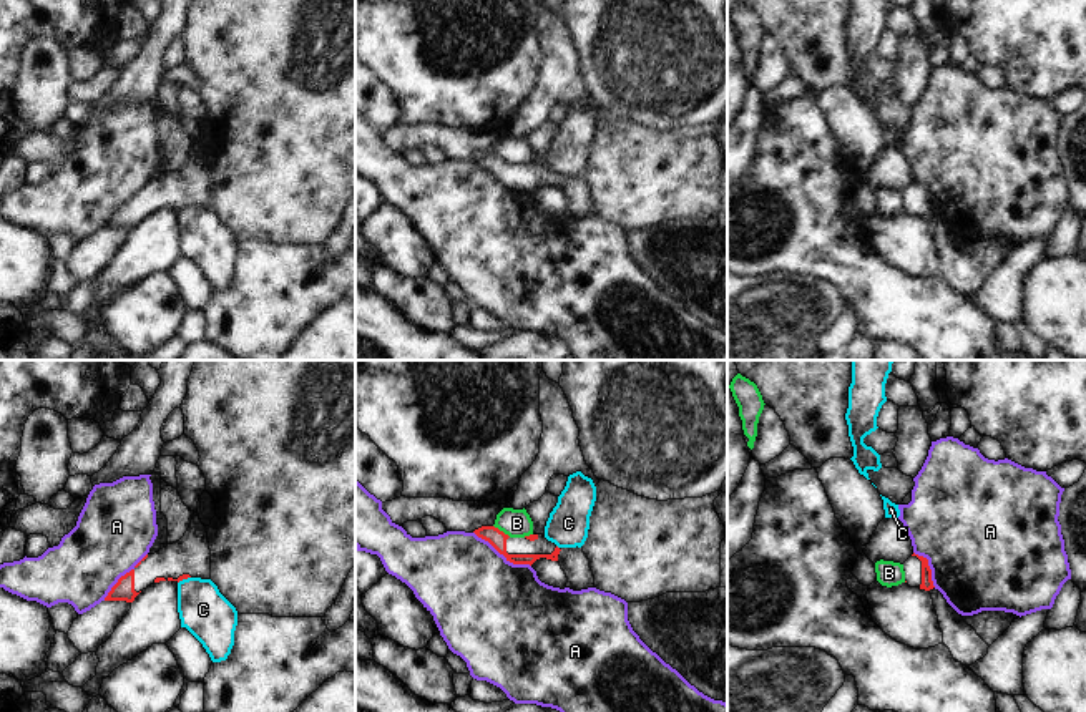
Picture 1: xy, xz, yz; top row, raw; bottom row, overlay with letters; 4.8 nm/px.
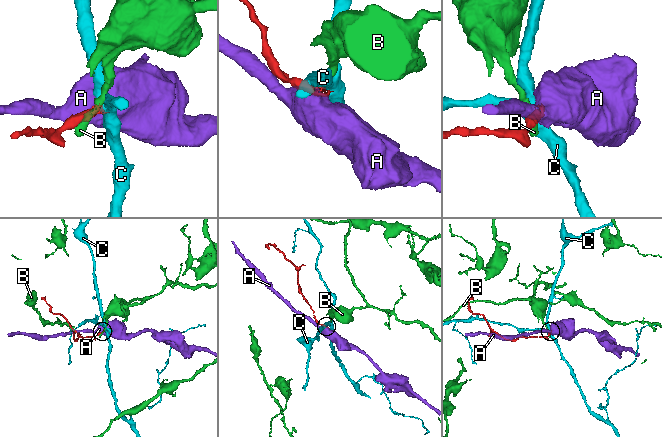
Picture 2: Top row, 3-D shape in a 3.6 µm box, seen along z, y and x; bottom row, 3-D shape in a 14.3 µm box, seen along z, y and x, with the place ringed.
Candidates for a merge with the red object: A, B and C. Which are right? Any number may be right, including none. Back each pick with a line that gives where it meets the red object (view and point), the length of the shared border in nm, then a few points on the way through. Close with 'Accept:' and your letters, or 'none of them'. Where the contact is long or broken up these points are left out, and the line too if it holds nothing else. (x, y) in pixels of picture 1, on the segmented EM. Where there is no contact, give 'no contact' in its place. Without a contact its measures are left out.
Accept: none of them

